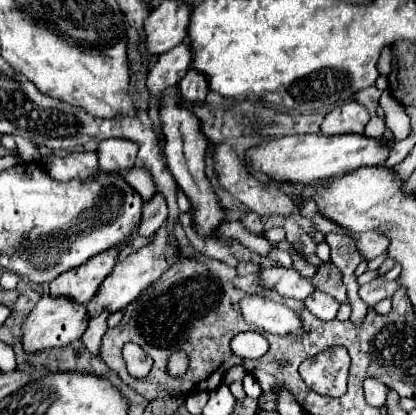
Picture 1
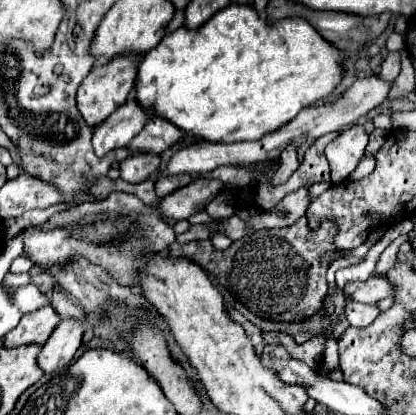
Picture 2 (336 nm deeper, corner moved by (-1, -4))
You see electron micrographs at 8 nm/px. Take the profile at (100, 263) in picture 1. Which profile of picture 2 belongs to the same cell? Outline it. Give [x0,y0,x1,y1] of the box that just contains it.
[4,305,60,347]

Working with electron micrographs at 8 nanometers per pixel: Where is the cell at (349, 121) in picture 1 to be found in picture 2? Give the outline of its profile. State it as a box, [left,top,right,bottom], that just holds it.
[326,125,368,183]

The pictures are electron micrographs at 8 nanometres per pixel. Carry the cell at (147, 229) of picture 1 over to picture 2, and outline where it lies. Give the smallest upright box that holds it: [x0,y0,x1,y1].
[156,175,192,199]

